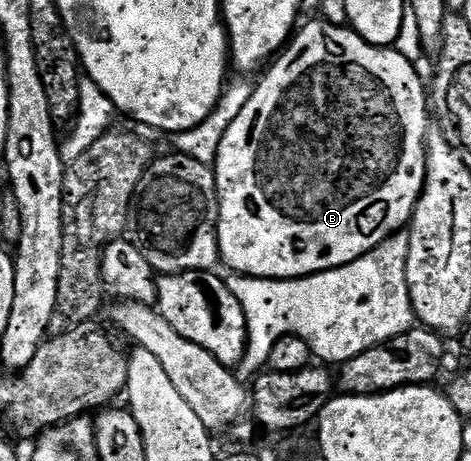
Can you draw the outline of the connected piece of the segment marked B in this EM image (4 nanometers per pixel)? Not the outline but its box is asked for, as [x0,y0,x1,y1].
[214,17,430,279]

